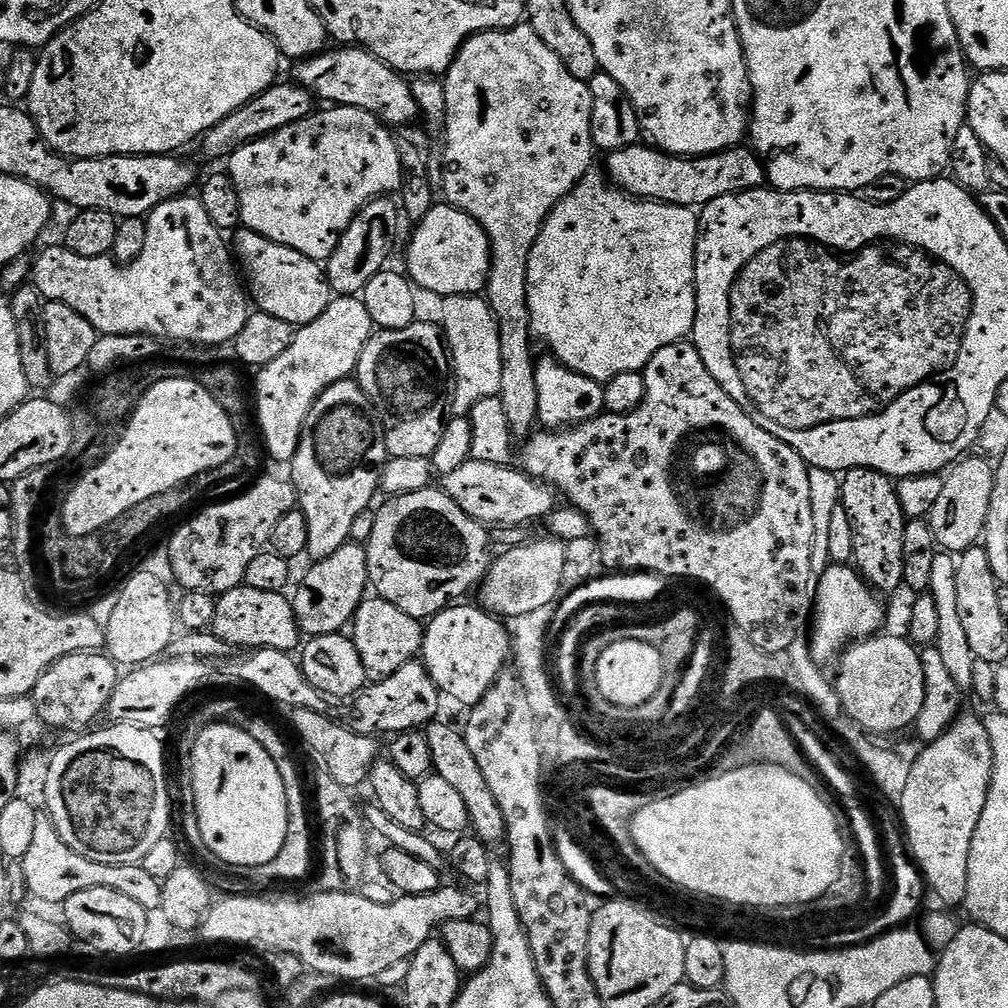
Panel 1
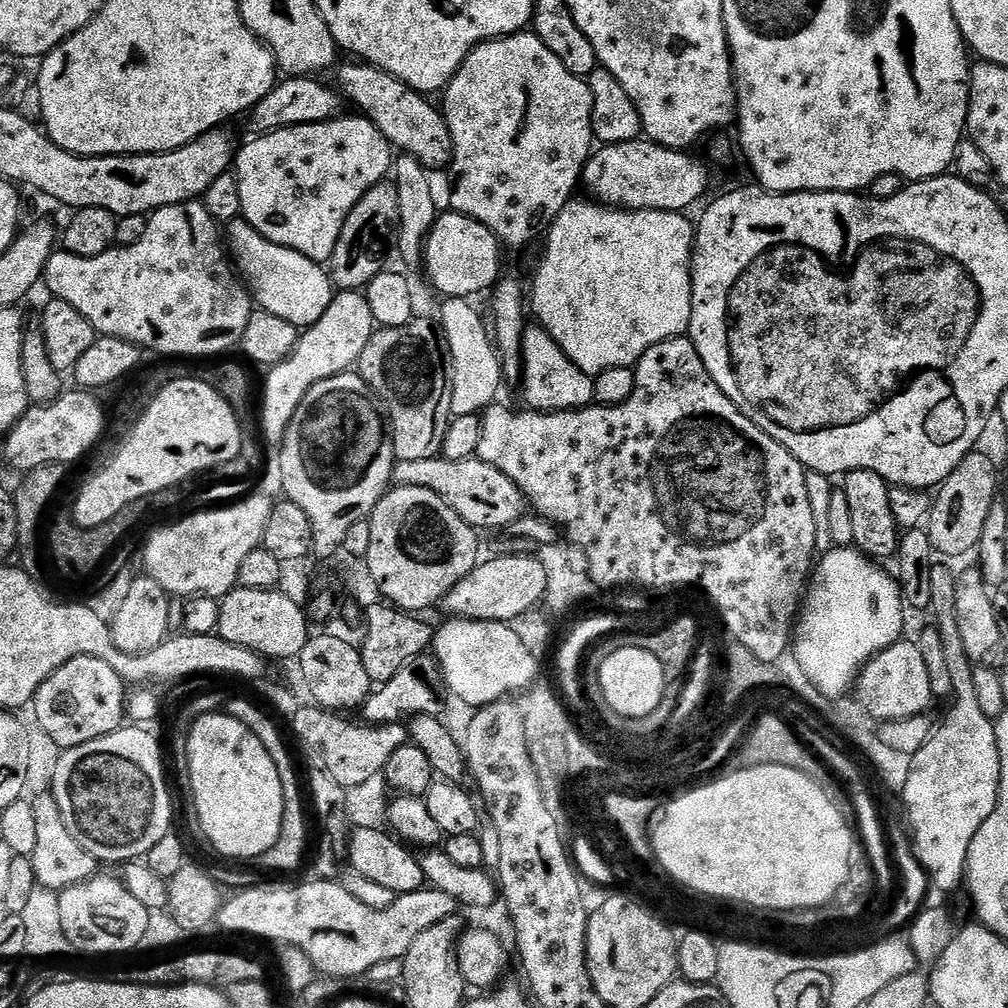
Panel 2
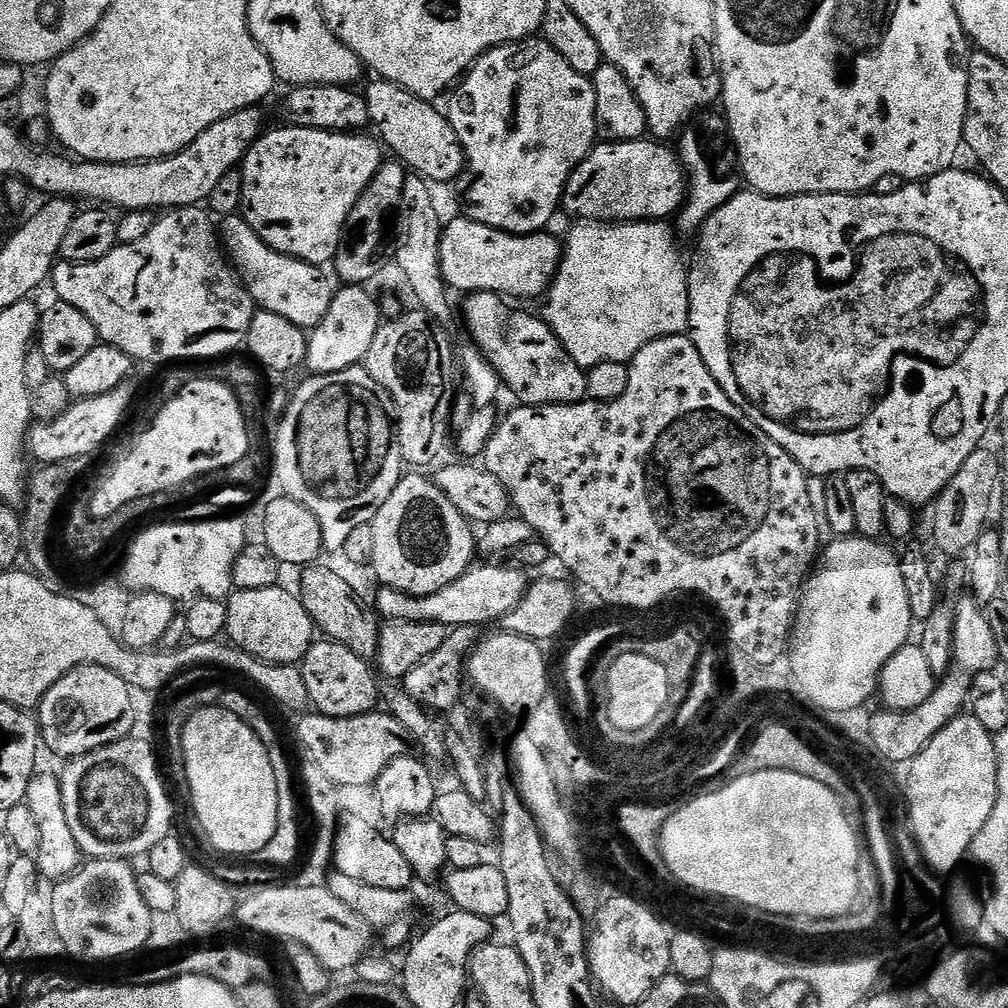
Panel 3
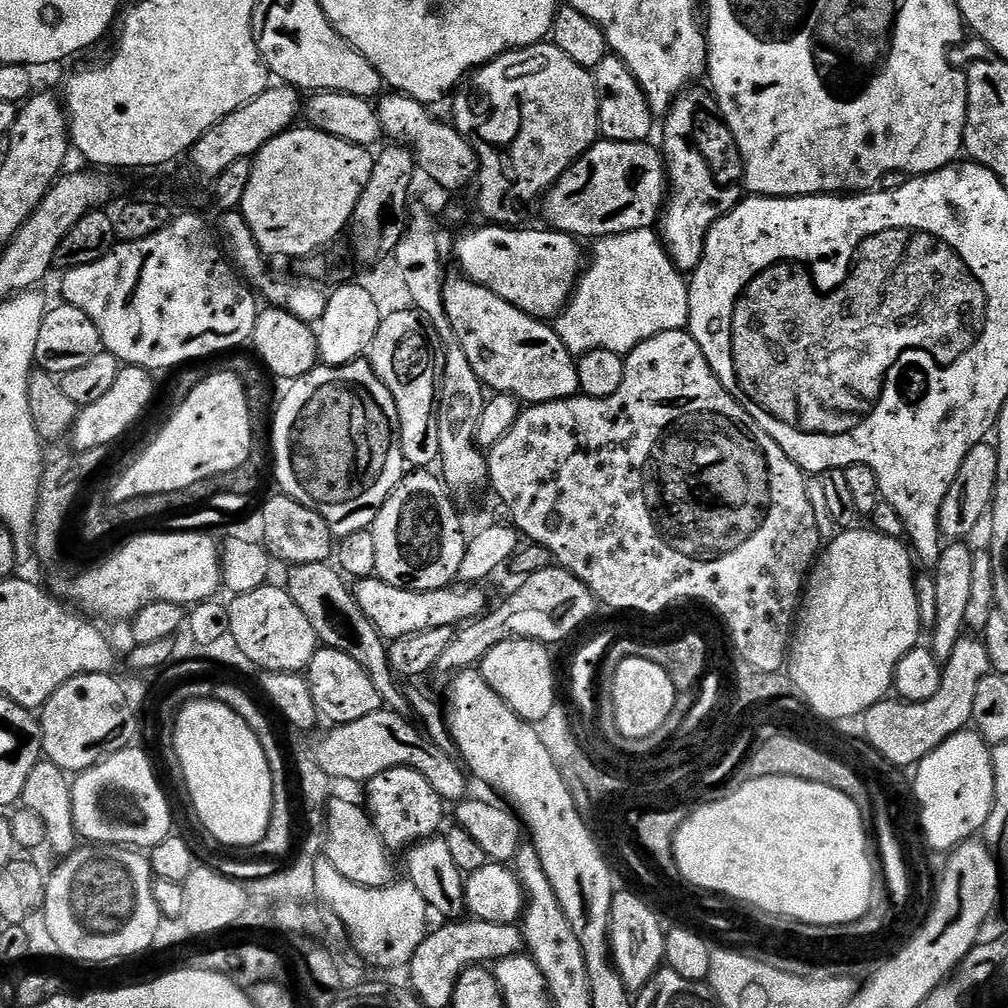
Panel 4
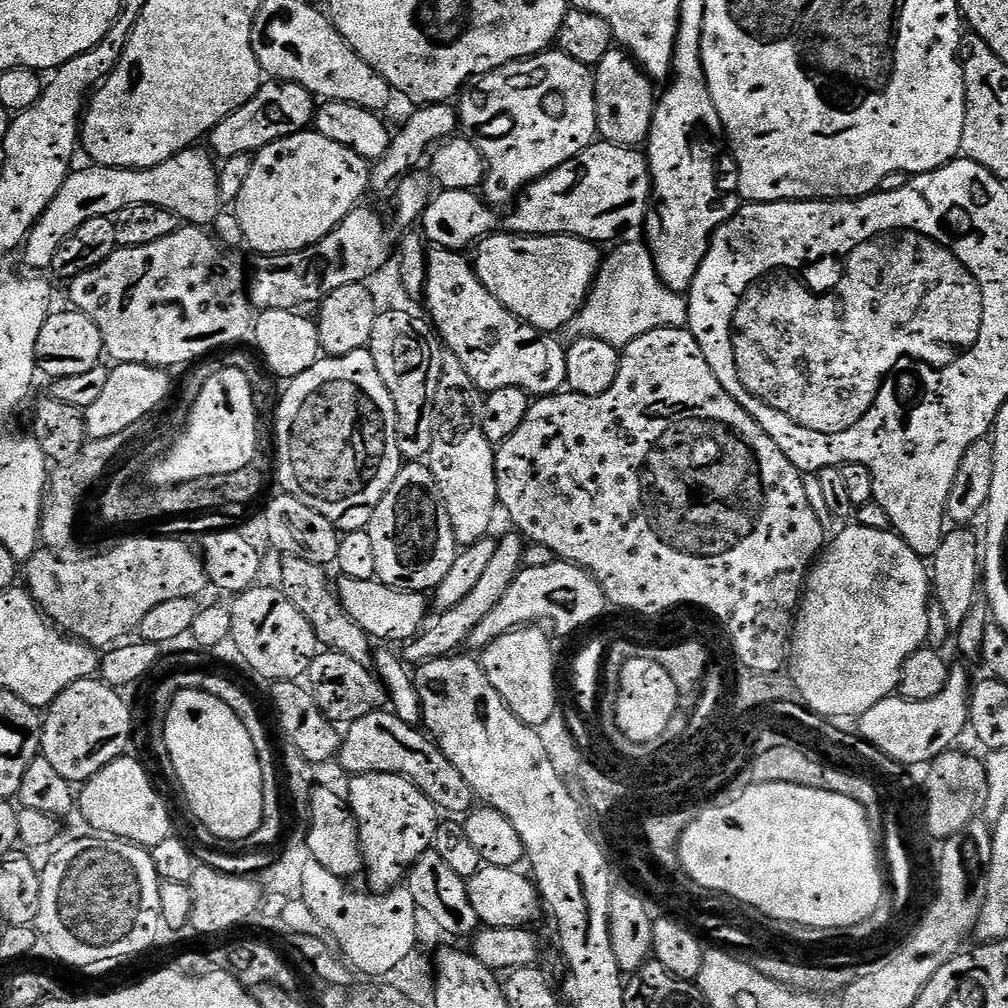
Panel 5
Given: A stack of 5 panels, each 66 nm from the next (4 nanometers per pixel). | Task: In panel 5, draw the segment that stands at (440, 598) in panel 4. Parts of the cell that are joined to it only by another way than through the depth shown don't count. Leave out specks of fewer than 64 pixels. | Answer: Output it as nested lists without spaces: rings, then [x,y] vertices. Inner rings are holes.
[[[341,575],[338,580],[335,581],[334,591],[345,613],[373,641],[389,640],[392,644],[403,645],[415,640],[425,627],[424,619],[428,616],[428,608],[430,612],[430,600],[425,593],[391,588],[379,578],[363,581]]]

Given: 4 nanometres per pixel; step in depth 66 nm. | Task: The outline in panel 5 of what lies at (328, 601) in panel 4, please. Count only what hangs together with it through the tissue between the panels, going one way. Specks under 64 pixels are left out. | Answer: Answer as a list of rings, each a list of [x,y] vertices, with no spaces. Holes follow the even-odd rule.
[[[283,556],[281,559],[283,582],[281,591],[286,594],[286,598],[294,606],[298,607],[298,610],[302,611],[303,616],[310,622],[321,647],[338,654],[346,654],[346,658],[354,658],[354,662],[372,668],[374,664],[373,641],[345,613],[331,581],[328,582],[325,574],[327,571],[321,565],[310,563],[306,559],[294,558],[293,556]]]

